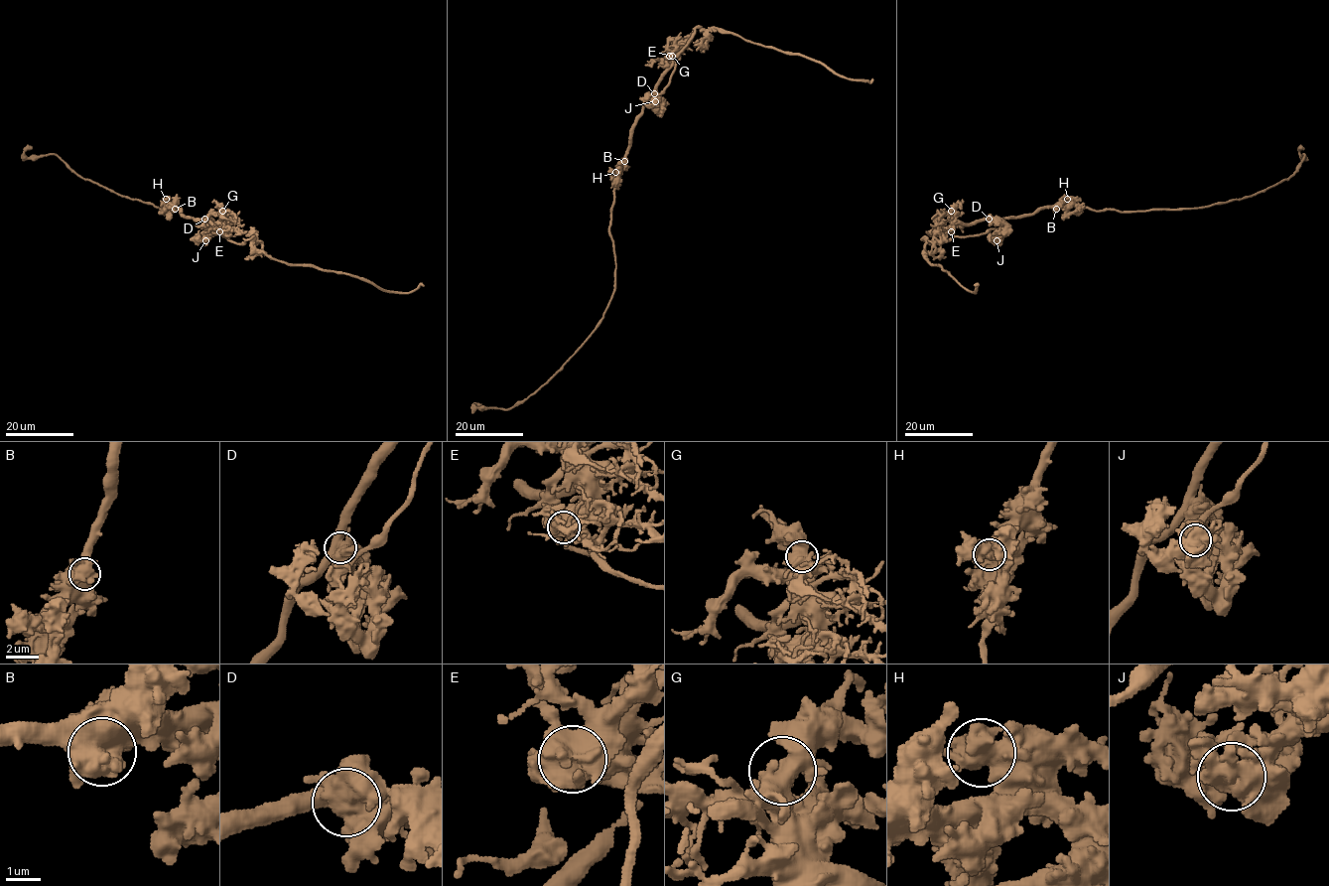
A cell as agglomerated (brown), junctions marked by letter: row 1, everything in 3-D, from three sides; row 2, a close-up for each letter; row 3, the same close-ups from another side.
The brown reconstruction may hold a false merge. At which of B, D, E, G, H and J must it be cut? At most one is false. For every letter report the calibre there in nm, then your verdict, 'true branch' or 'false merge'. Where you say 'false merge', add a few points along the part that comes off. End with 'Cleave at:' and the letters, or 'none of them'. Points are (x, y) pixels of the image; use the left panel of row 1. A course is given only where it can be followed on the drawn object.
B: 650 nm | true branch
D: 700 nm | false merge | (204, 219), (213, 223), (206, 231), (237, 243), (251, 238), (271, 258), (347, 273), (388, 291), (424, 286)
E: 700 nm | true branch
G: 550 nm | true branch
H: 600 nm | true branch
J: 600 nm | true branch
Cleave at: D

